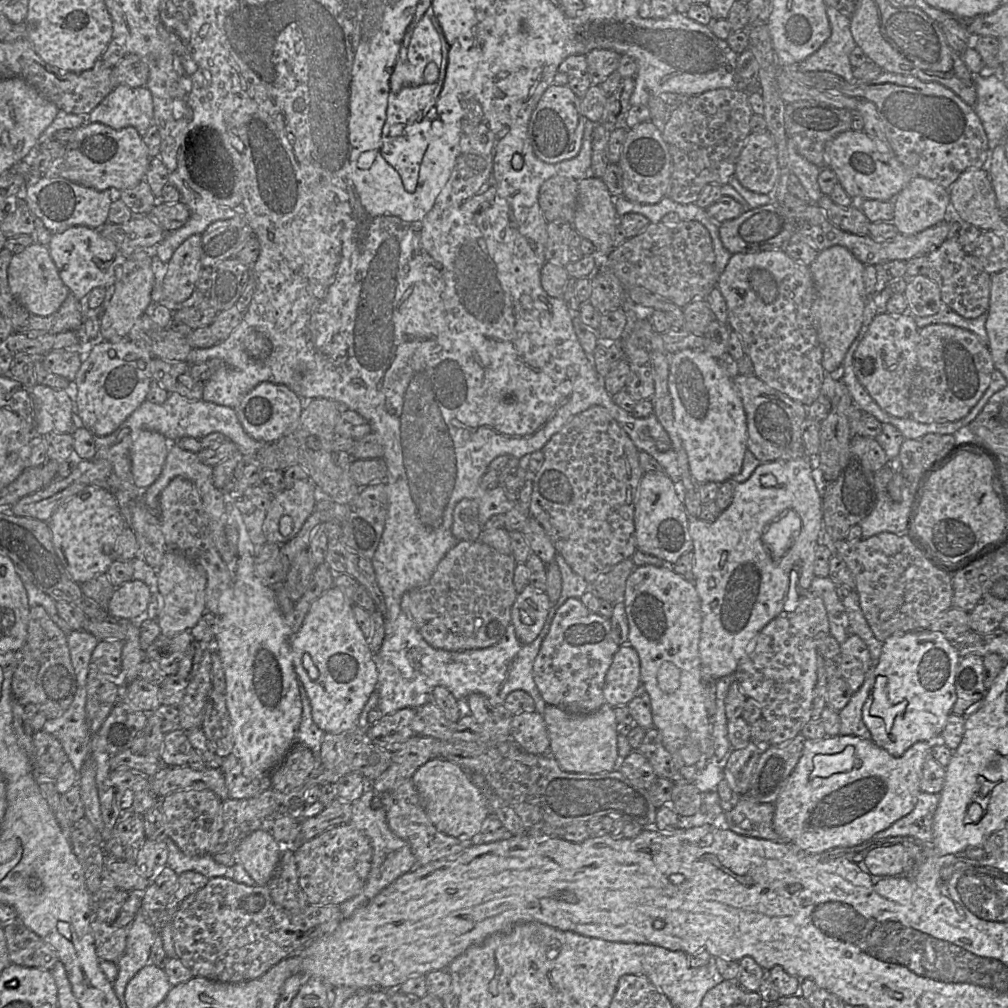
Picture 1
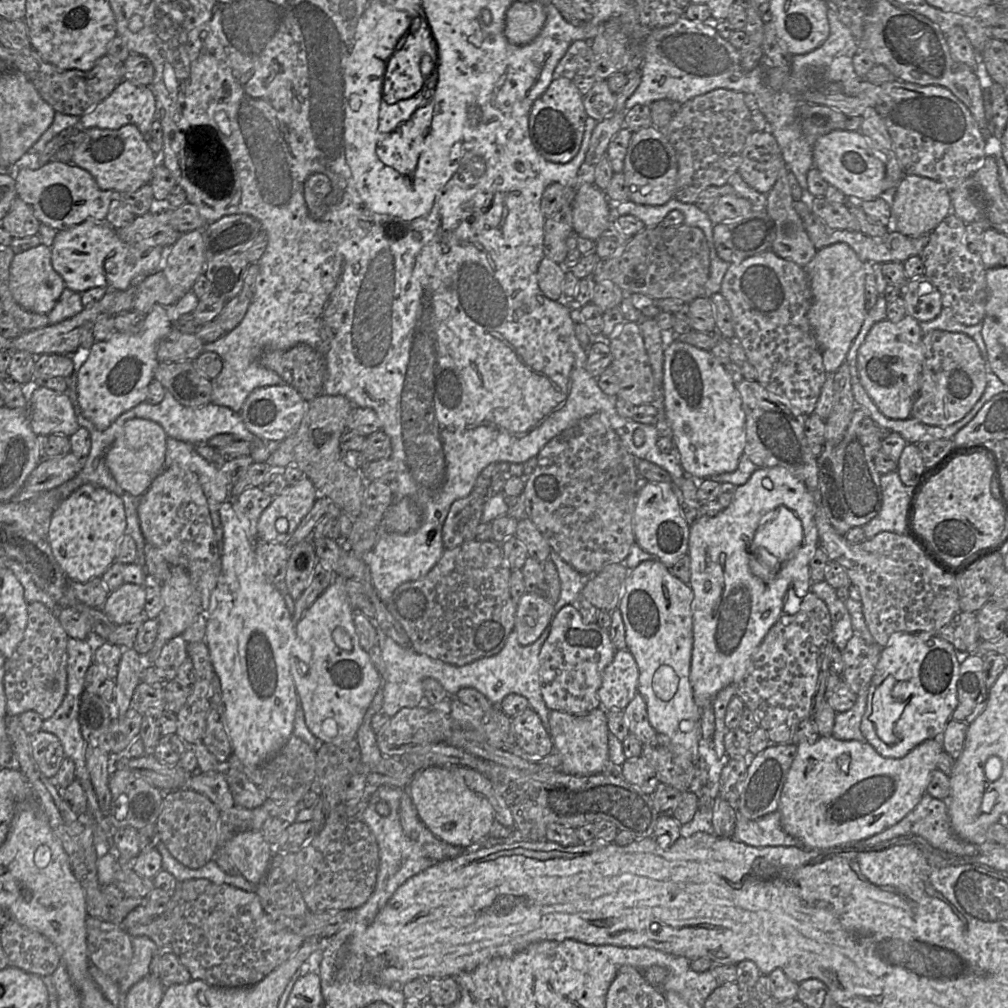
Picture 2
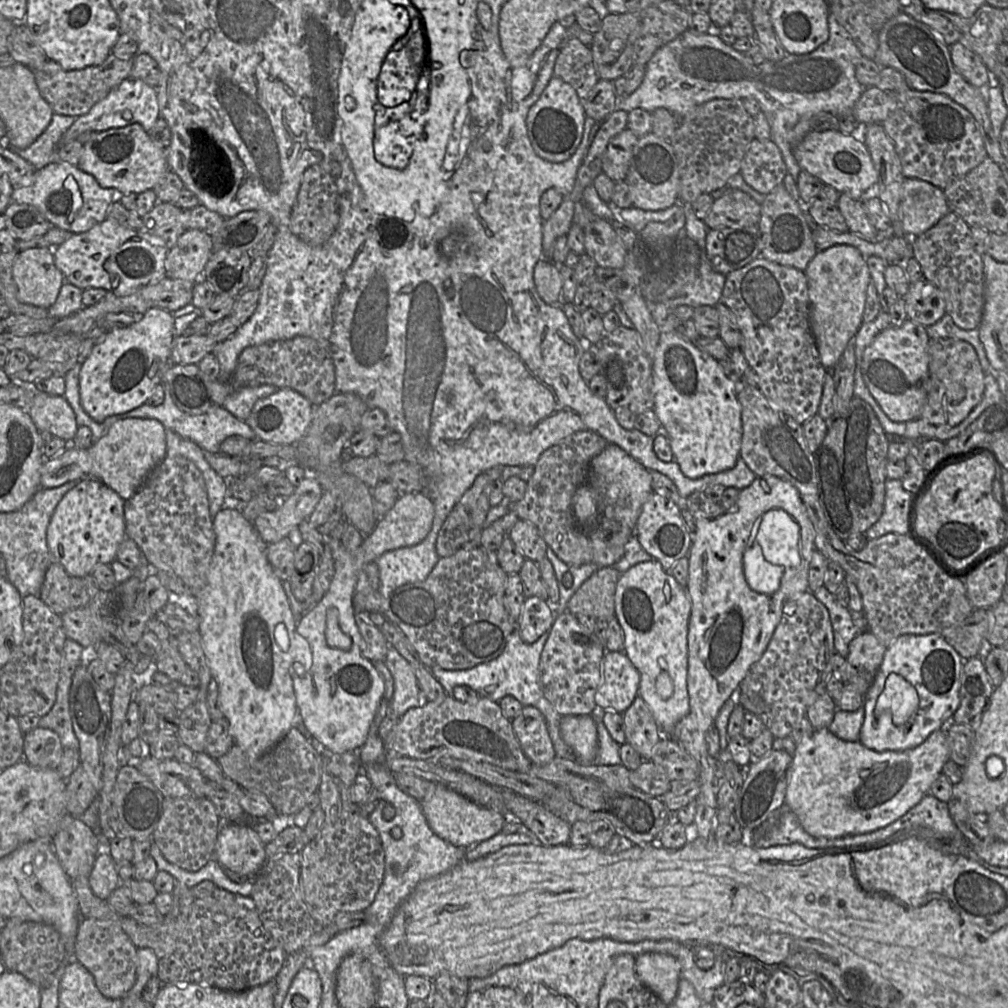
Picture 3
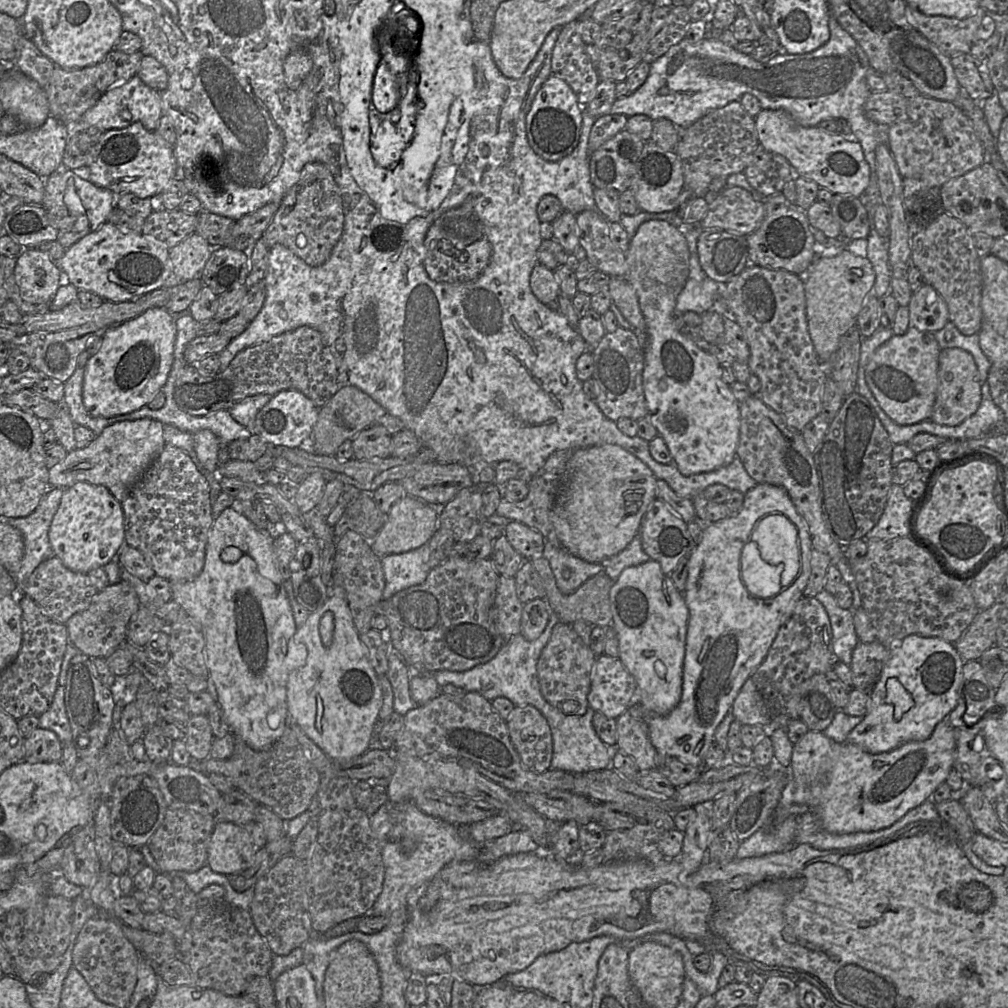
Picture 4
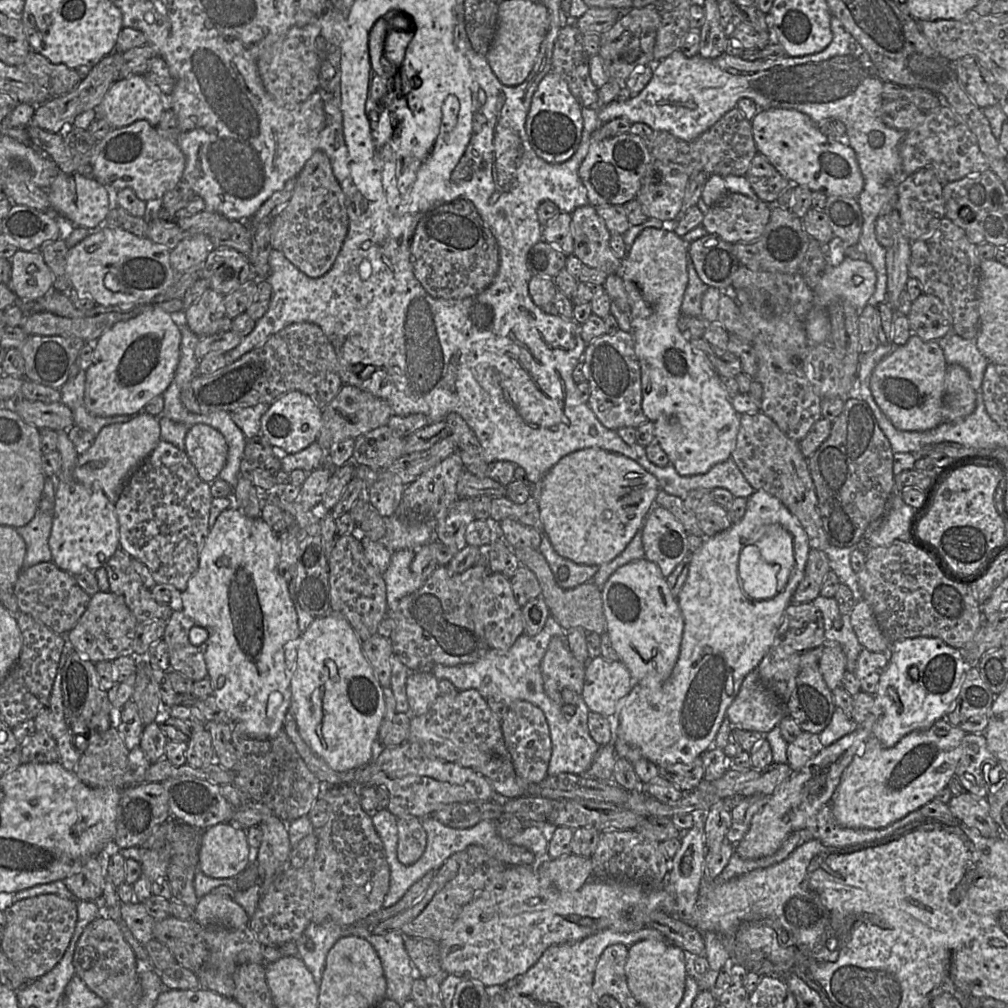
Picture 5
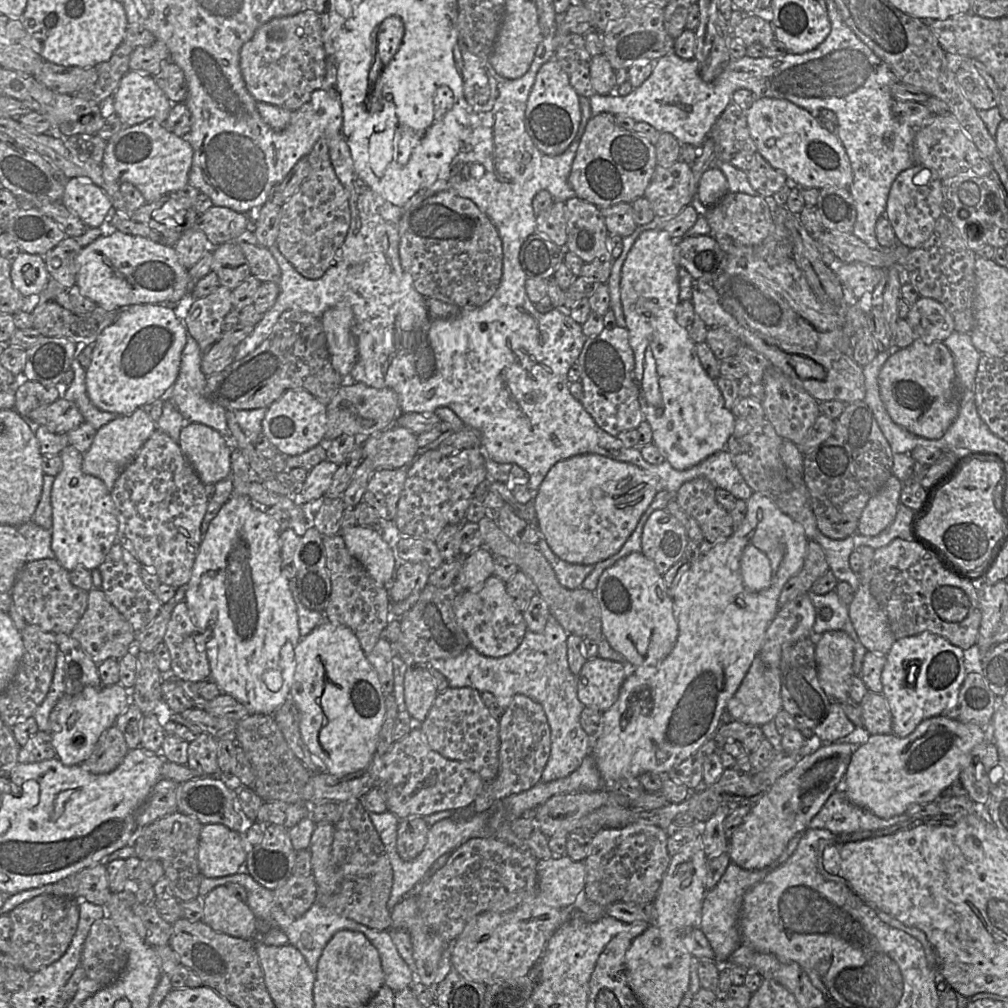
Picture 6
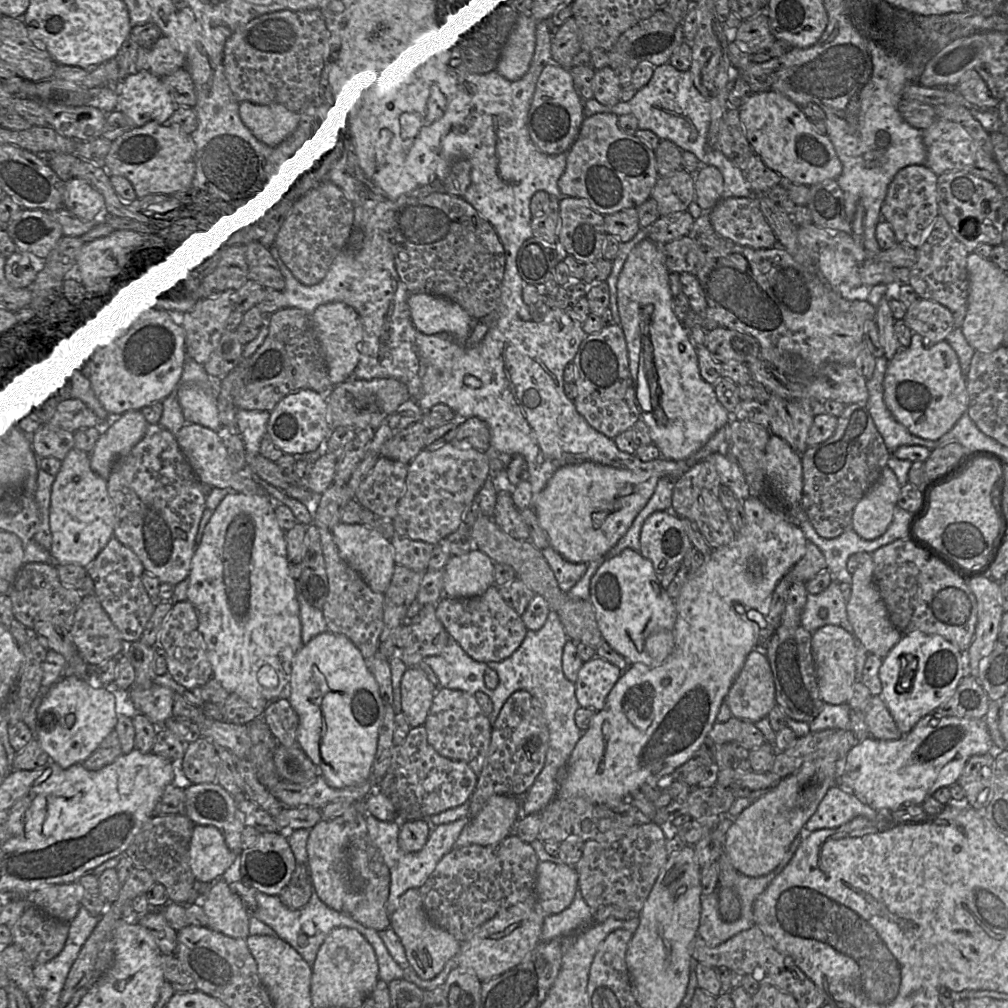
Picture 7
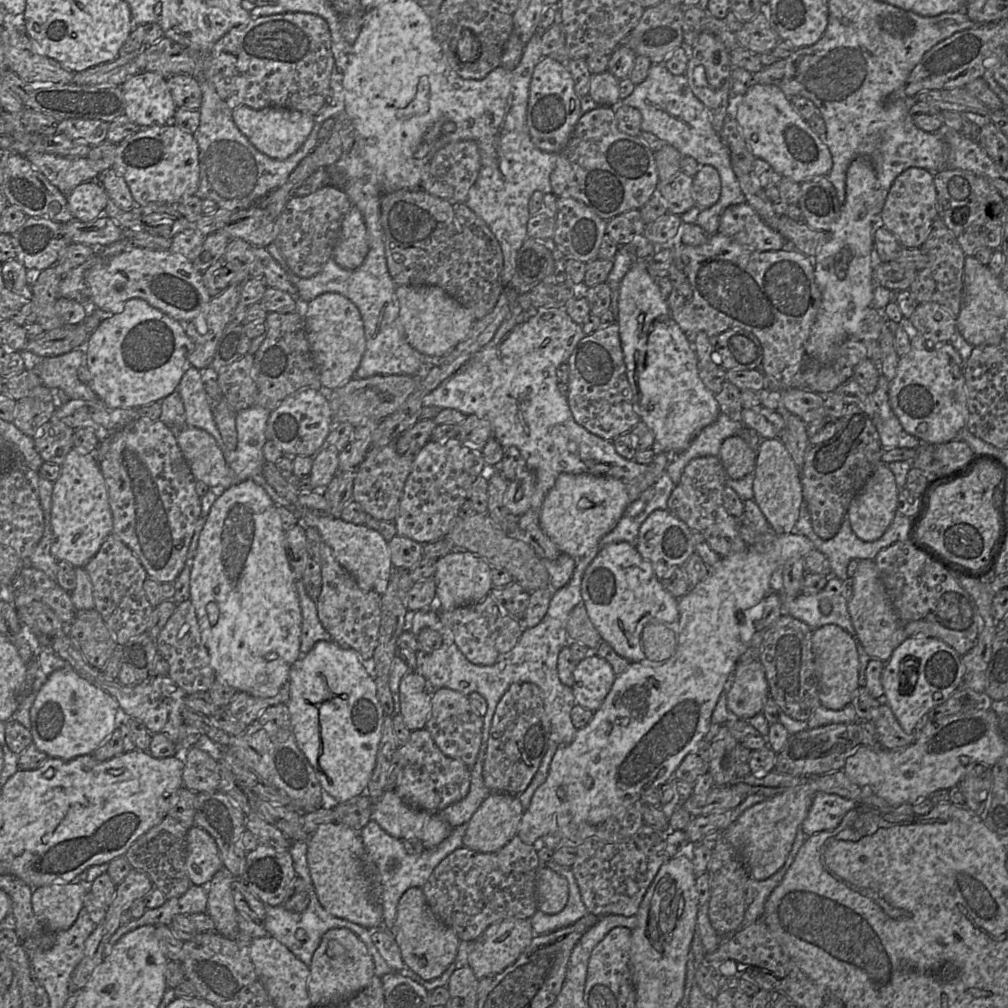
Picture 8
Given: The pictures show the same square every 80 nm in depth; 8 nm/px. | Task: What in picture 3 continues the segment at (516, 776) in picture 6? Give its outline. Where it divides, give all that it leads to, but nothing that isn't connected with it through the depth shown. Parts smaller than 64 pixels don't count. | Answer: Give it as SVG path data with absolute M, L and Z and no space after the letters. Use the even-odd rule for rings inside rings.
M523 706L511 723L523 753L532 764L544 766L555 758L546 720L536 707Z

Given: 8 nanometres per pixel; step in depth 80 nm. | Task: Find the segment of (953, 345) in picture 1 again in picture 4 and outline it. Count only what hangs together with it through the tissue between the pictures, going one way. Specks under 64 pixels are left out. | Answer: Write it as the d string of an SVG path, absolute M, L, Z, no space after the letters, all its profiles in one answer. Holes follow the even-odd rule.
M961 348L942 349L938 357L938 388L930 420L957 426L973 415L981 402L981 383L973 356Z

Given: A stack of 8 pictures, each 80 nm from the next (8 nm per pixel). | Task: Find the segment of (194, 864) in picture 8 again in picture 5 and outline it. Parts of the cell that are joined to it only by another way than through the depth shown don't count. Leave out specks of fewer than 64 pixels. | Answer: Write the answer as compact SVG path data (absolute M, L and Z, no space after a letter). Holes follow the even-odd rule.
M219 823L202 832L199 870L211 878L237 877L252 863L253 852L248 845L246 830L230 823Z

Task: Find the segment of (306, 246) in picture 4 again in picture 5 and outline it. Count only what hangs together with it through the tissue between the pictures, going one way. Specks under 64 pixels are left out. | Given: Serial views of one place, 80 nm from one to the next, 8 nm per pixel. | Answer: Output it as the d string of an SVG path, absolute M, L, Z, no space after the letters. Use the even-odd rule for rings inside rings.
M317 150L306 161L296 177L296 184L291 198L270 225L272 248L281 251L296 268L307 276L318 278L326 274L333 266L347 235L348 227L348 215L343 190L333 174L328 156L323 151Z

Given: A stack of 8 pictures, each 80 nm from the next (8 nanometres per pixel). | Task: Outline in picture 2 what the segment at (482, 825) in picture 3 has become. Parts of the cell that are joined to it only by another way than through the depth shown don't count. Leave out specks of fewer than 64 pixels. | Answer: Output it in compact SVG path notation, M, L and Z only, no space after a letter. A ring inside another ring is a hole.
M430 766L417 773L409 783L407 790L418 811L422 822L429 830L442 841L470 850L472 845L485 839L495 821L494 812L490 803L481 795L471 790L463 777L451 771L449 767Z

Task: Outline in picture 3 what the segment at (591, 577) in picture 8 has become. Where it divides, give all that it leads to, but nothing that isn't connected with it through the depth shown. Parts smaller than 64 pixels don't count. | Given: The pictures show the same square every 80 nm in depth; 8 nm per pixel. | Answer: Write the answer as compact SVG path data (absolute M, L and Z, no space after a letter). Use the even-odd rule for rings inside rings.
M657 560L641 562L622 573L616 585L614 599L614 617L618 620L624 634L624 650L630 661L640 674L638 695L645 701L661 731L670 736L676 724L690 711L689 694L687 688L688 676L688 628L691 614L691 601L684 587L665 571ZM665 584L671 589L671 600L667 601L663 592ZM666 671L674 685L674 691L668 699L661 698L656 690L658 675Z

